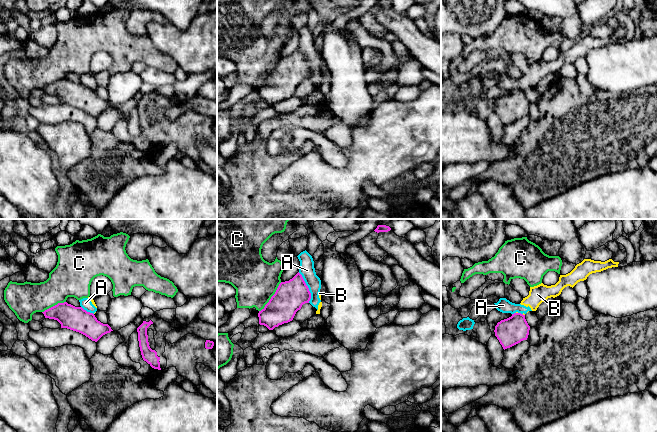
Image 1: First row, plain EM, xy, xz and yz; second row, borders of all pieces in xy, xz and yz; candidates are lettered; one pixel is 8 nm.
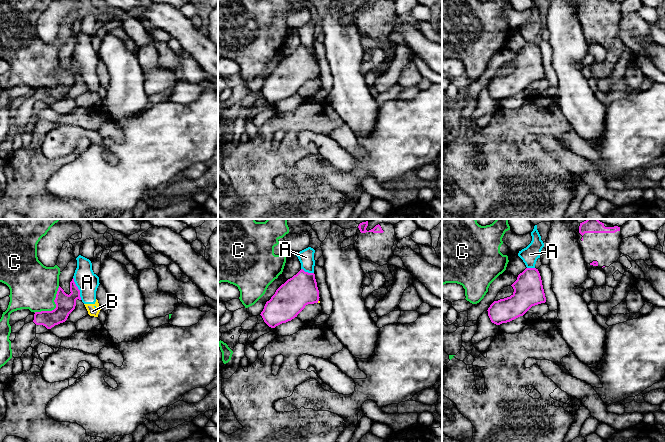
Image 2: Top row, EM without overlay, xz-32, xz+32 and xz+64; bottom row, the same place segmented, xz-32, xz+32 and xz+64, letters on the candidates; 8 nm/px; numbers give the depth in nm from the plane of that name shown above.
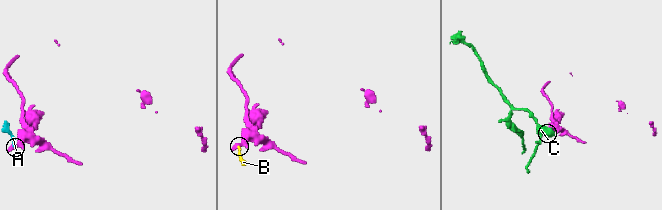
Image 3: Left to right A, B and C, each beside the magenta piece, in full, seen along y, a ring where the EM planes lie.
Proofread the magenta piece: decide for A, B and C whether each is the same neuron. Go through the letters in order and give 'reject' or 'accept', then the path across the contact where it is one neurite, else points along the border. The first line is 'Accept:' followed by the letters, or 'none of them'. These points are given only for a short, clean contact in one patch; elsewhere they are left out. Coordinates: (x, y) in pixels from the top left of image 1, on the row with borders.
Accept: none of them
A: reject; border xz (298, 272), (310, 293), (309, 302)
B: reject; border yz (522, 314), (524, 315)
C: reject; border xz (281, 282), (269, 301), (259, 311)

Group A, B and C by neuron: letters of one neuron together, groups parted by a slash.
A B / C

